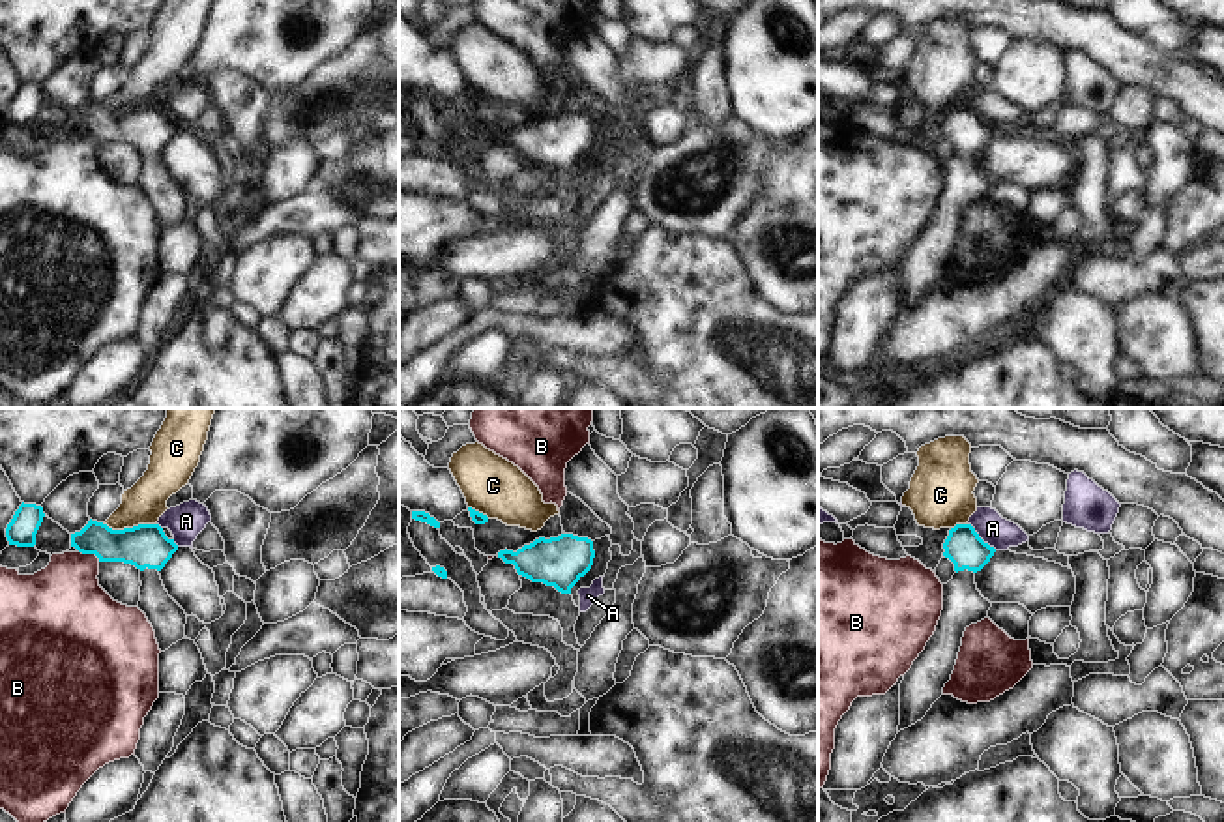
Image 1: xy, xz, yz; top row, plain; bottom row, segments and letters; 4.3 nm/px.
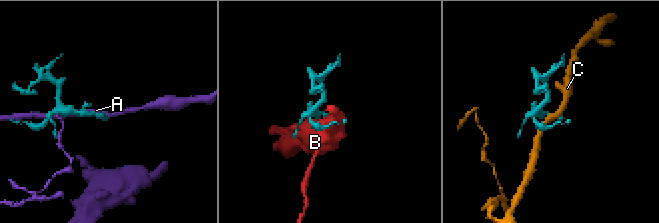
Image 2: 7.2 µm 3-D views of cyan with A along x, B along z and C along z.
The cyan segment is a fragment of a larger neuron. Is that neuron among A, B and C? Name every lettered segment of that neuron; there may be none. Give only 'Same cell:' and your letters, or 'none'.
Same cell: none

